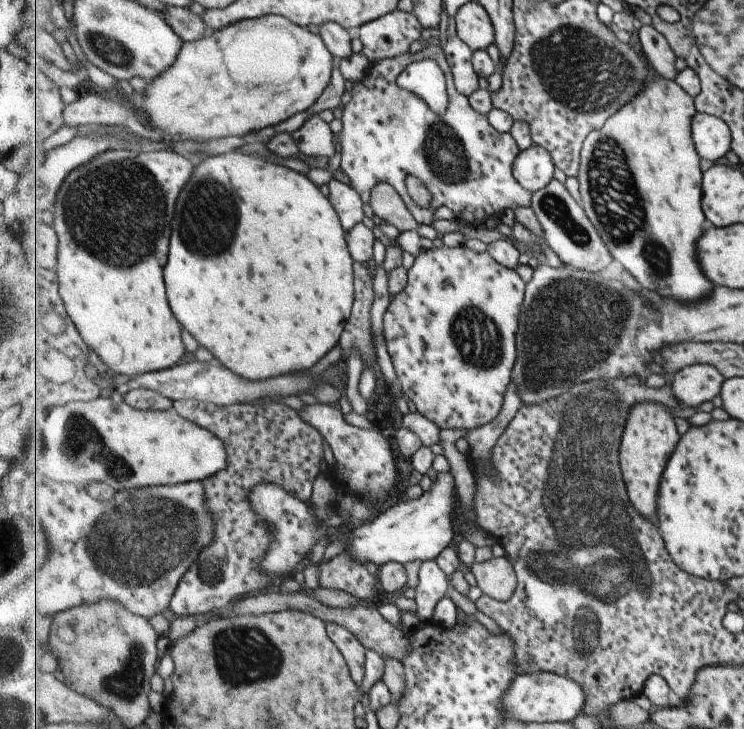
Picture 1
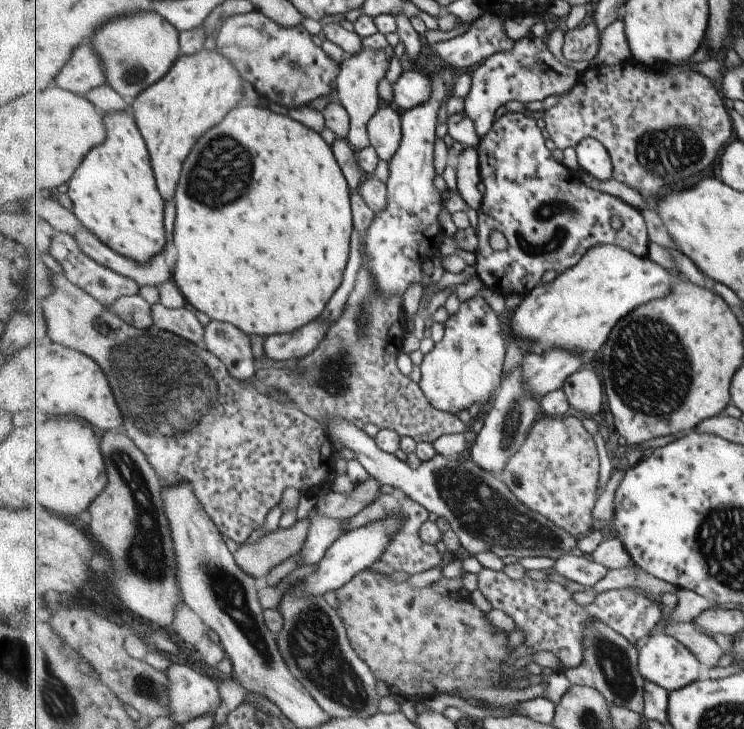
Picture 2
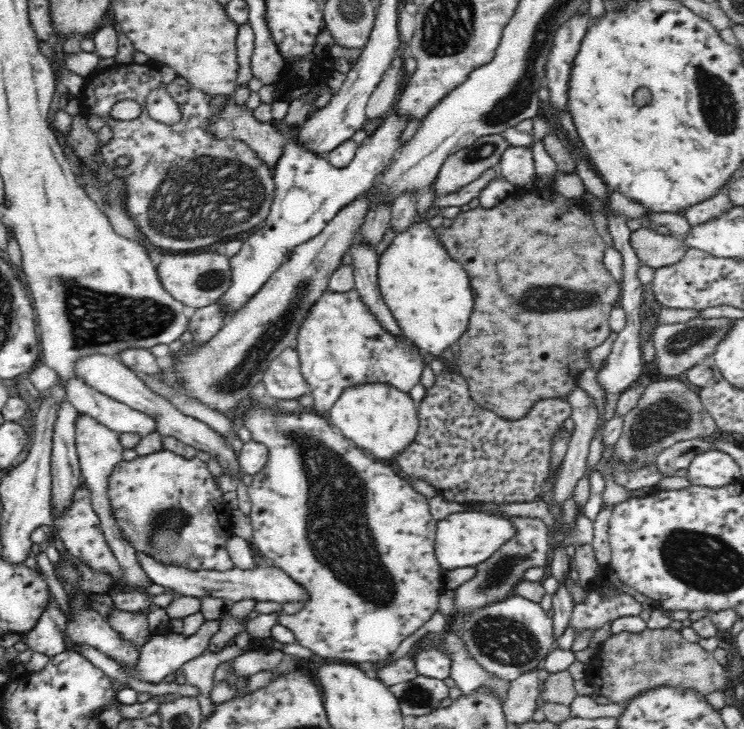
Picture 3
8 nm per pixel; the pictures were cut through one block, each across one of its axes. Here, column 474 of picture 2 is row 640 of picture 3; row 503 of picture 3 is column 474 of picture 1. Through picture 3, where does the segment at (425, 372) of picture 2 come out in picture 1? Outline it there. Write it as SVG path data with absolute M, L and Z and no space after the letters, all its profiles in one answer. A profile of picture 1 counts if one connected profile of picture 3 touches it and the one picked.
M467 246L433 248L421 251L416 256L415 264L408 269L408 283L405 290L394 297L384 316L384 336L387 348L392 356L393 364L398 376L398 382L404 394L416 405L417 410L439 426L439 428L459 428L467 431L484 427L492 423L501 412L505 404L507 390L512 383L514 366L517 360L517 332L520 327L520 316L524 306L527 286L523 278L515 269L499 264L487 250L479 253Z

